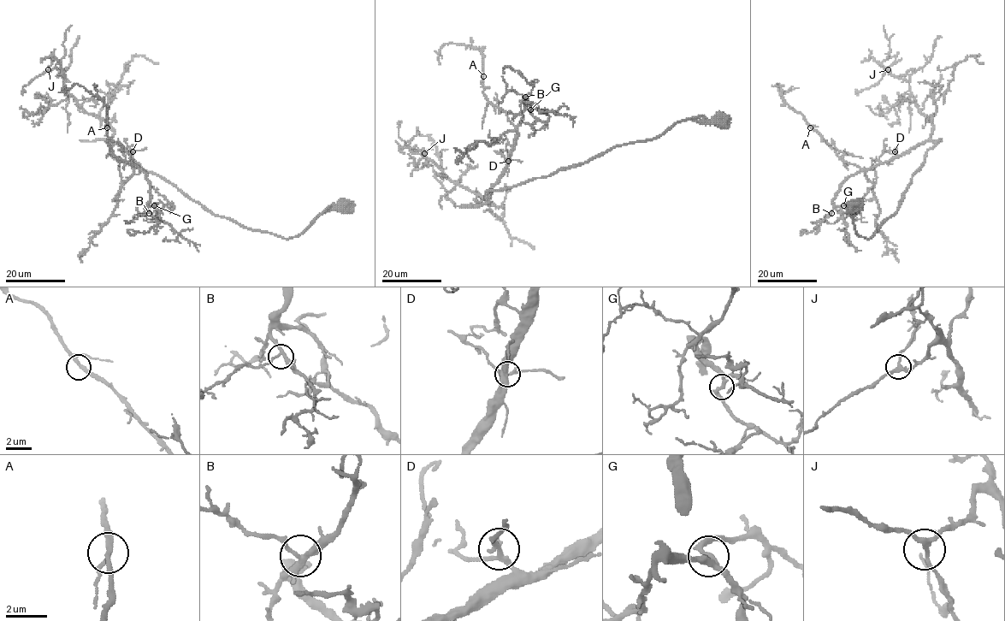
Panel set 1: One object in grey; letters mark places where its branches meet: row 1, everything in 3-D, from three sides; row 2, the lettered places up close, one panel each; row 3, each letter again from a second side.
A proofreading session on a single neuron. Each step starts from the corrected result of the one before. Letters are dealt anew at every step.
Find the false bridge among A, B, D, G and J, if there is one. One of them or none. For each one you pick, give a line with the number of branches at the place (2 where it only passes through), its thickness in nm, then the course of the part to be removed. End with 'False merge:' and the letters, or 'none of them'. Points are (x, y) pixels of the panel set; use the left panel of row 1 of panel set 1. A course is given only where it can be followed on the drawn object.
False merge: none of them

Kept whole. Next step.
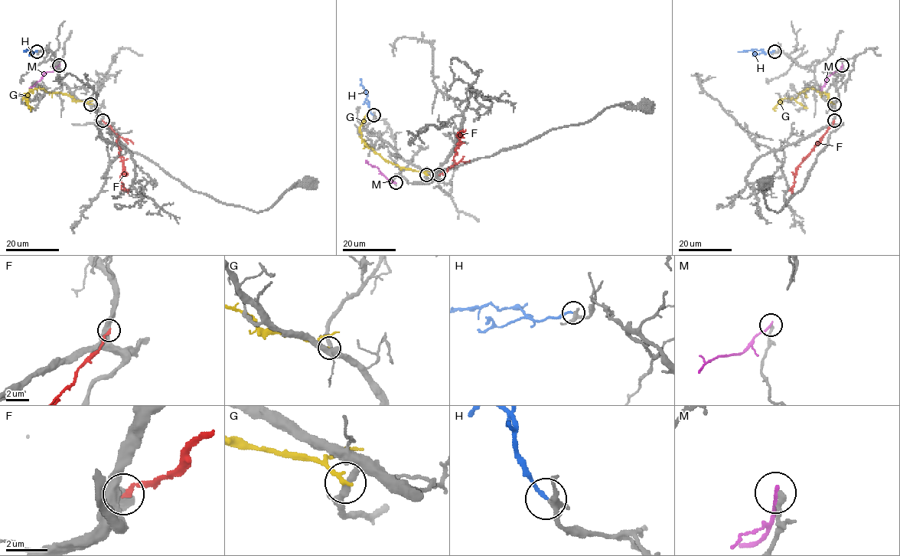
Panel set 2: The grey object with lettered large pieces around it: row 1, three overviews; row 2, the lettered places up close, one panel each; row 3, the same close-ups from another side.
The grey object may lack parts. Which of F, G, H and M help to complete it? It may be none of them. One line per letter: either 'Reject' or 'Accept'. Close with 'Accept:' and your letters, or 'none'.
F: Reject
G: Reject
H: Accept
M: Reject
Accept: H

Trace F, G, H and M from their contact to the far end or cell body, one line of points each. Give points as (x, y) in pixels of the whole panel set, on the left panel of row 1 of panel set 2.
F: (102, 121), (118, 135), (116, 145), (123, 167), (120, 180), (128, 193)
G: (90, 104), (37, 87), (23, 98), (27, 99), (30, 110)
H: (37, 51), (33, 53), (30, 49), (24, 52)
M: (59, 64), (43, 75), (29, 93)

